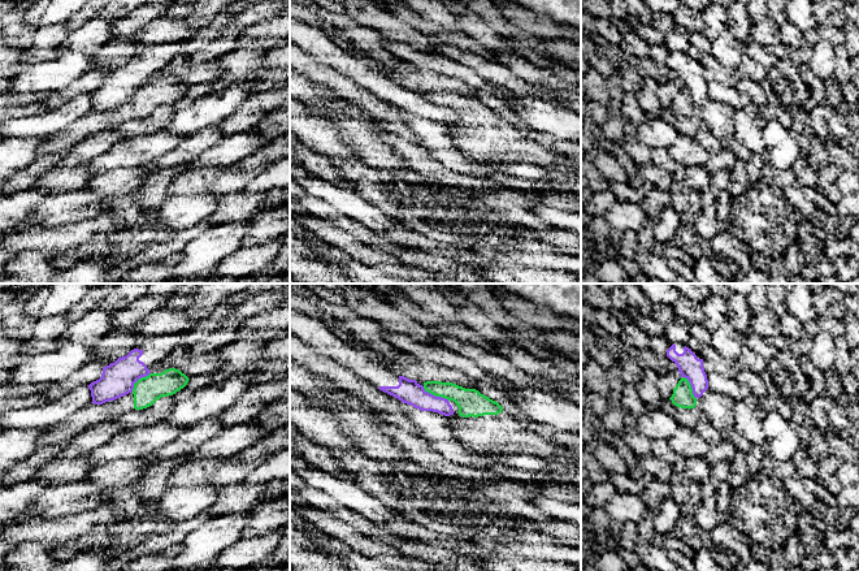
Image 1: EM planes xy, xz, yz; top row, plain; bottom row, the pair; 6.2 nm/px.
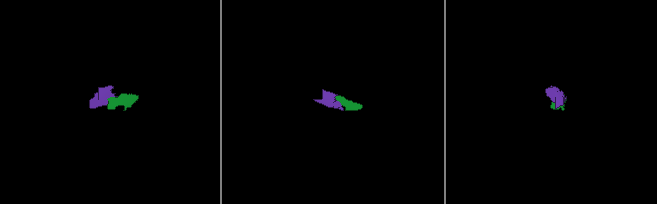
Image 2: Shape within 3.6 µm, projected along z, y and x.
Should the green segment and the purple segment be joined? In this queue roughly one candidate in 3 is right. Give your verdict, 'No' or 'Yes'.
No

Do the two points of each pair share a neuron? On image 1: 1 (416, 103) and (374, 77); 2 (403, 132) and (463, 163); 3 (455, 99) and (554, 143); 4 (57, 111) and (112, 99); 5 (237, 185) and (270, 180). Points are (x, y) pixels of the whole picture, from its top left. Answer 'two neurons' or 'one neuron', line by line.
1: one neuron
2: one neuron
3: two neurons
4: two neurons
5: two neurons

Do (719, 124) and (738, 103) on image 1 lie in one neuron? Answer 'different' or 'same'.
different

